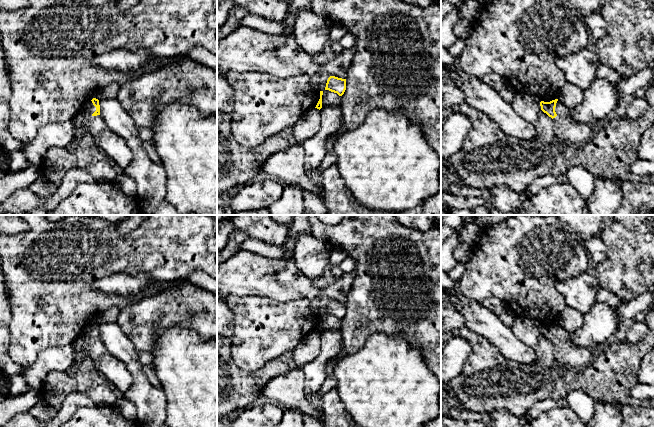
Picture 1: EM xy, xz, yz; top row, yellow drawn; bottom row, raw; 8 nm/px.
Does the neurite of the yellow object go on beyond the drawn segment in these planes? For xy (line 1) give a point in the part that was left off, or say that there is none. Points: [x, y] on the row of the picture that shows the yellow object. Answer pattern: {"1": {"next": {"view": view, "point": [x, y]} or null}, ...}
{"1": {"next": {"view": "xy", "point": [96, 124]}}}

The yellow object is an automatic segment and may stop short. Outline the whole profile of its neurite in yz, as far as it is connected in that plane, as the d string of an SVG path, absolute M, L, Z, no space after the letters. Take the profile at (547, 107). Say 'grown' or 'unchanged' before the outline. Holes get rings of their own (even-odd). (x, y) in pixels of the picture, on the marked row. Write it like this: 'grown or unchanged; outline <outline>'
grown; outline M558 99L550 102L541 101L540 106L541 110L553 119L554 131L557 137L568 146L584 145L601 126L599 122L578 123L573 119L570 108Z

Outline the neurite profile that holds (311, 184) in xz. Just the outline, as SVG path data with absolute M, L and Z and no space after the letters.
M317 108L310 109L292 128L295 145L288 150L271 154L260 167L258 178L271 178L282 184L298 184L303 191L310 191L322 198L319 178L306 174L303 142L314 136L321 127L321 114Z

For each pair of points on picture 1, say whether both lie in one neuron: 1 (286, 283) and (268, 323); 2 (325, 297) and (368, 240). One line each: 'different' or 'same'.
1: different
2: different

